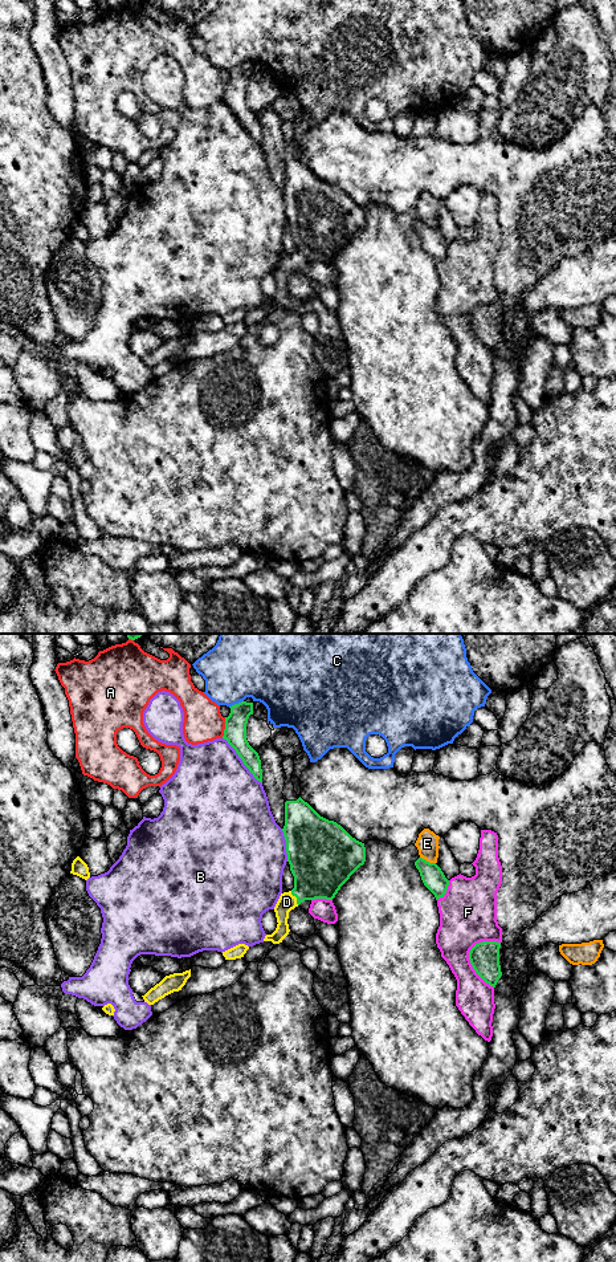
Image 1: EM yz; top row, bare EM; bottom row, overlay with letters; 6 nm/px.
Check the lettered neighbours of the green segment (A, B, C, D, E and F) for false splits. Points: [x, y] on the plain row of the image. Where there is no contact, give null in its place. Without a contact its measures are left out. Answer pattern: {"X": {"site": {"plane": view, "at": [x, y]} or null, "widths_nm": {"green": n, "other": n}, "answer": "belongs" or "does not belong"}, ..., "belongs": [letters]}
{"A": {"site": {"plane": "yz", "at": [225, 92]}, "widths_nm": {"green": 140, "other": 240}, "answer": "does not belong"}, "B": {"site": {"plane": "yz", "at": [243, 125]}, "widths_nm": {"green": 140, "other": 480}, "answer": "does not belong"}, "C": {"site": {"plane": "yz", "at": [236, 68]}, "widths_nm": {"green": 140, "other": 380}, "answer": "does not belong"}, "D": {"site": {"plane": "yz", "at": [296, 260]}, "widths_nm": {"green": 360, "other": 110}, "answer": "belongs"}, "E": {"site": {"plane": "yz", "at": [428, 226]}, "widths_nm": {"green": 140, "other": 140}, "answer": "does not belong"}, "F": {"site": {"plane": "yz", "at": [470, 326]}, "widths_nm": {"green": 180, "other": 300}, "answer": "does not belong"}, "belongs": ["D"]}

